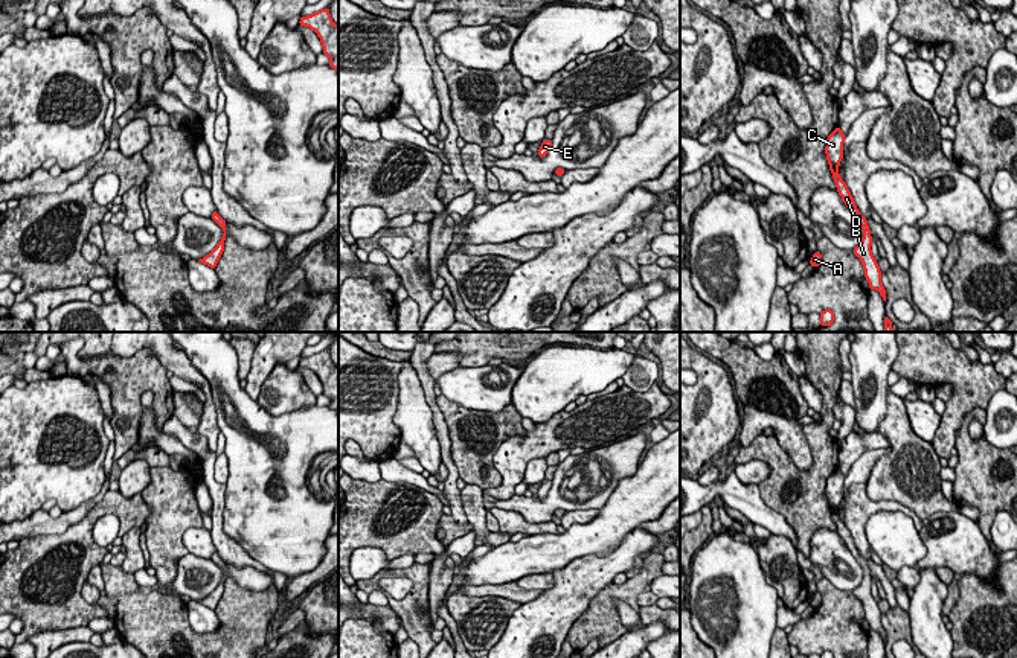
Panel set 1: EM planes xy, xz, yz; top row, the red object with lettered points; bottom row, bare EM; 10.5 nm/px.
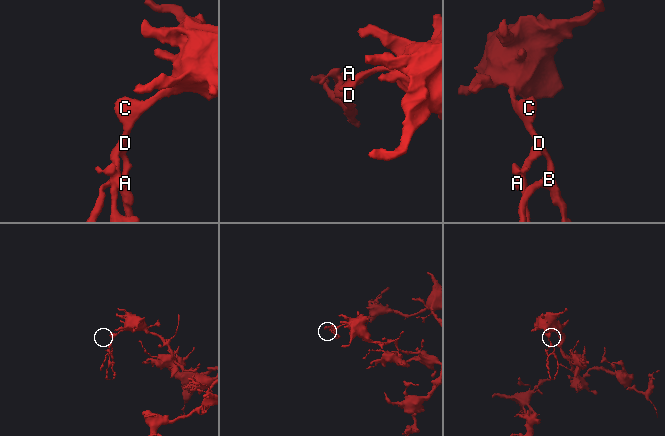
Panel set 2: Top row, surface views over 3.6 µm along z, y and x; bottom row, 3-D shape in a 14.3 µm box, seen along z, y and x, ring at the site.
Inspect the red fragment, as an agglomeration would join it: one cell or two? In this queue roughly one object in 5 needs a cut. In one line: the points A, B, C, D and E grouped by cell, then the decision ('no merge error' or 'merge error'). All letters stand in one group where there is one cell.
groups A B C D E; no merge error

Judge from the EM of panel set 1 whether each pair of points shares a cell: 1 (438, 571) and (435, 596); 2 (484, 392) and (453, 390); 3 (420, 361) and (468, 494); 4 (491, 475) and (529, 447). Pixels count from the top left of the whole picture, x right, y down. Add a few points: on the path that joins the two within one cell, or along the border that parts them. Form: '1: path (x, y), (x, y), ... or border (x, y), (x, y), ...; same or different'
1: path (438, 578), (436, 590); same
2: path (476, 392), (461, 390); same
3: border (459, 491), (461, 498); different
4: border (491, 456), (500, 483), (485, 489); different

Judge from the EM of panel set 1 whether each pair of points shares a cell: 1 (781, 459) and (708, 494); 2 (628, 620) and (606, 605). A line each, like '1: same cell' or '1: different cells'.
1: different cells
2: different cells

